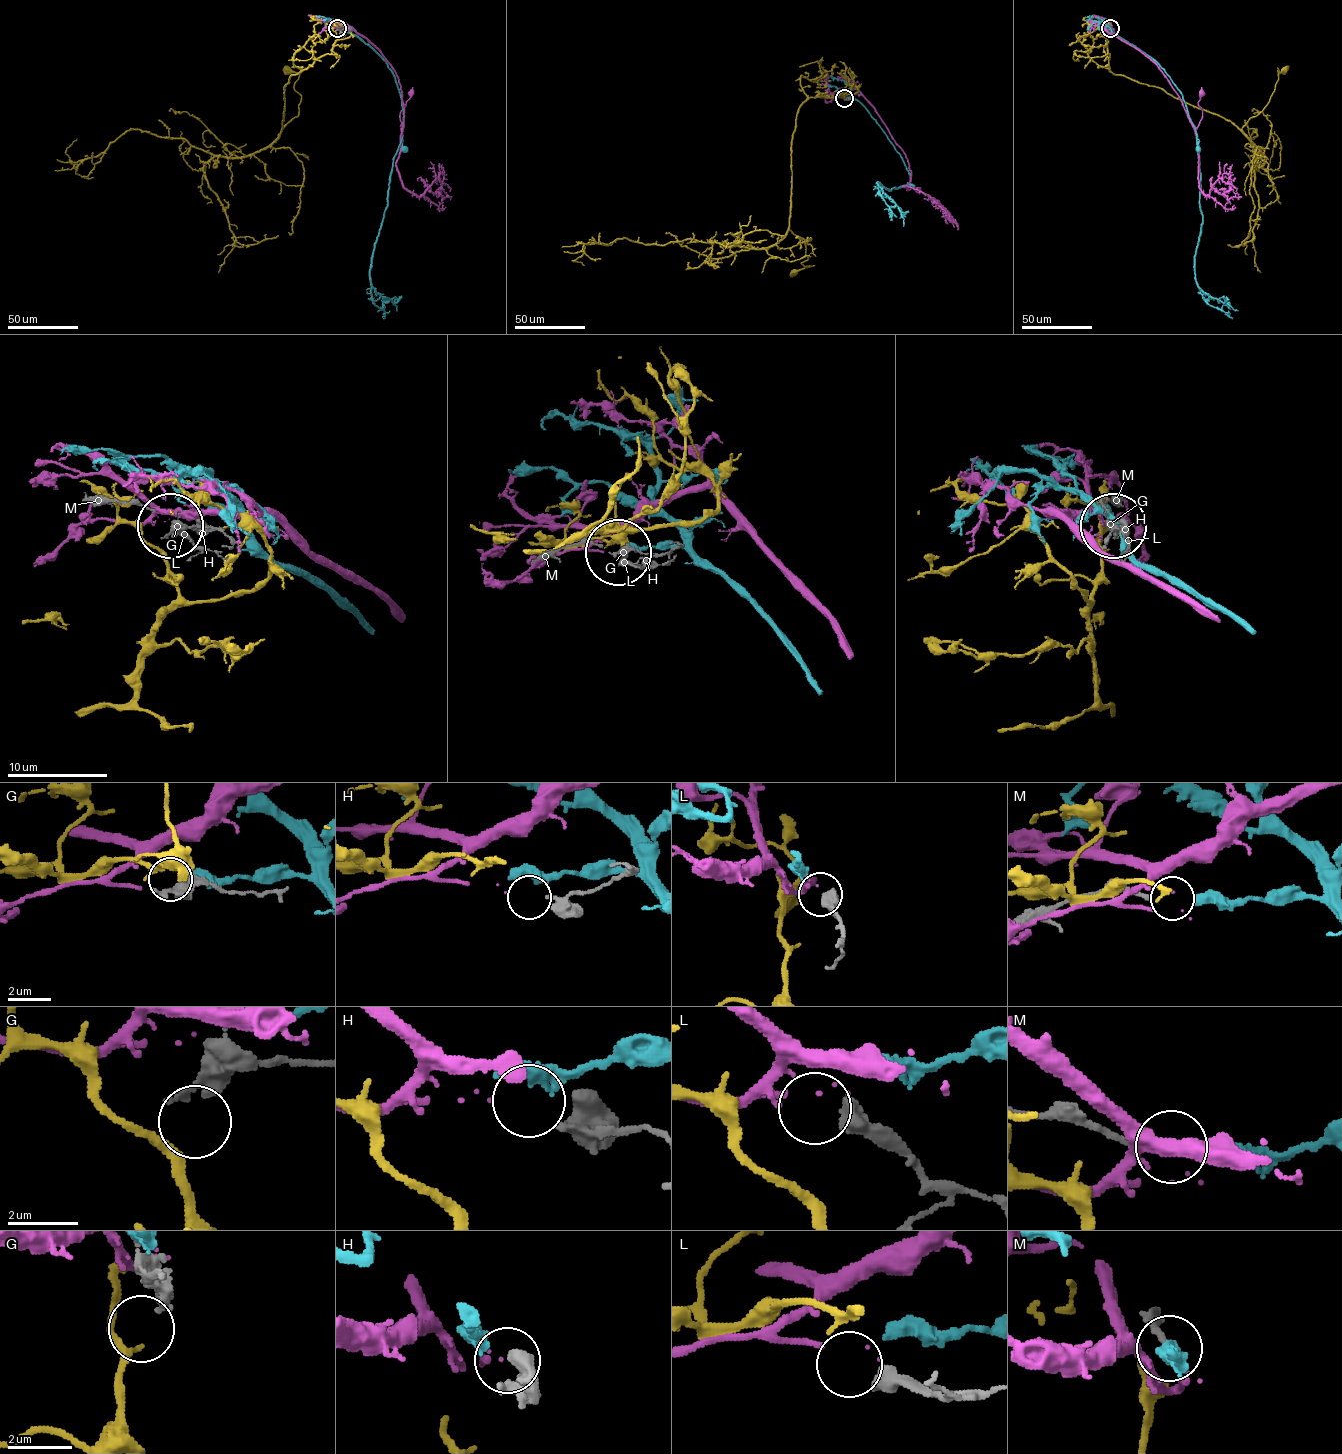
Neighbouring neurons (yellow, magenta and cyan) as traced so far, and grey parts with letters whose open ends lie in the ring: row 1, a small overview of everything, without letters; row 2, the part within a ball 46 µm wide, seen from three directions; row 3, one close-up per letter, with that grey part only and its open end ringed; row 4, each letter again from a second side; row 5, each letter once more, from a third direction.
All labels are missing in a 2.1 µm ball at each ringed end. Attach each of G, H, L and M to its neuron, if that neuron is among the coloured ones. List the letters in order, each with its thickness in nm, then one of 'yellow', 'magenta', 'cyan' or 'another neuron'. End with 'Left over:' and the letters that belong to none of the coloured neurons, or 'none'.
G: 360 nm | yellow
H: 220 nm | magenta
L: 600 nm | another neuron
M: 200 nm | cyan
Left over: L

